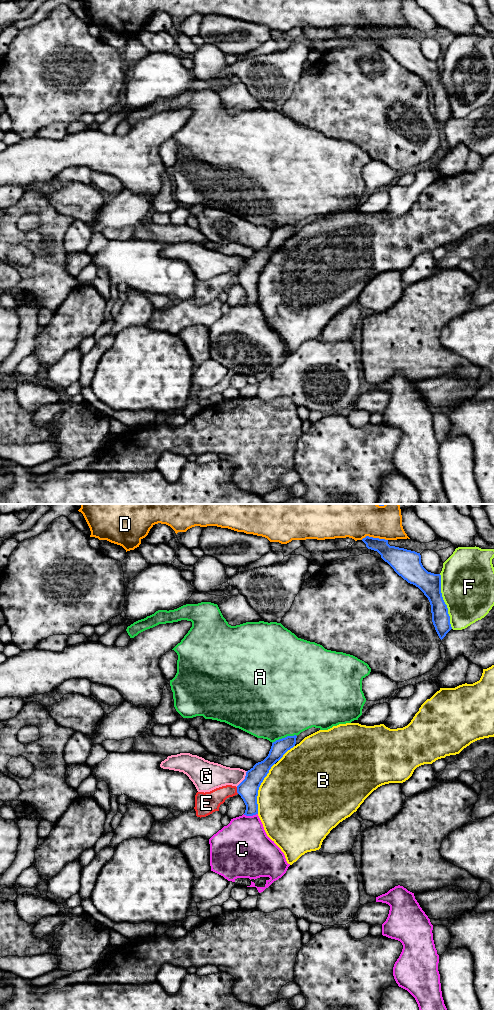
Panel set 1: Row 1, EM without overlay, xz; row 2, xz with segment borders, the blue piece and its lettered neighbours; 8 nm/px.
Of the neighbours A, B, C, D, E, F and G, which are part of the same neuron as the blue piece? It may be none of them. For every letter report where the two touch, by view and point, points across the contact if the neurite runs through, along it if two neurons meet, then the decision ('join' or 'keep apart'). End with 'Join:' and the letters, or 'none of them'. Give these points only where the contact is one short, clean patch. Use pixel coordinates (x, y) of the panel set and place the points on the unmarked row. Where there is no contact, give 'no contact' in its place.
A: contact xz (285, 225); keep apart
B: contact xz (258, 276); keep apart
C: contact xz (250, 303); keep apart
D: contact xz (374, 26); keep apart
E: contact xz (237, 278); way xz (248, 277), (237, 278), (223, 280), (209, 290); join
F: contact xz (443, 89); keep apart
G: contact xz (244, 267); border xz (247, 259), (244, 266), (236, 274); keep apart
Join: E

